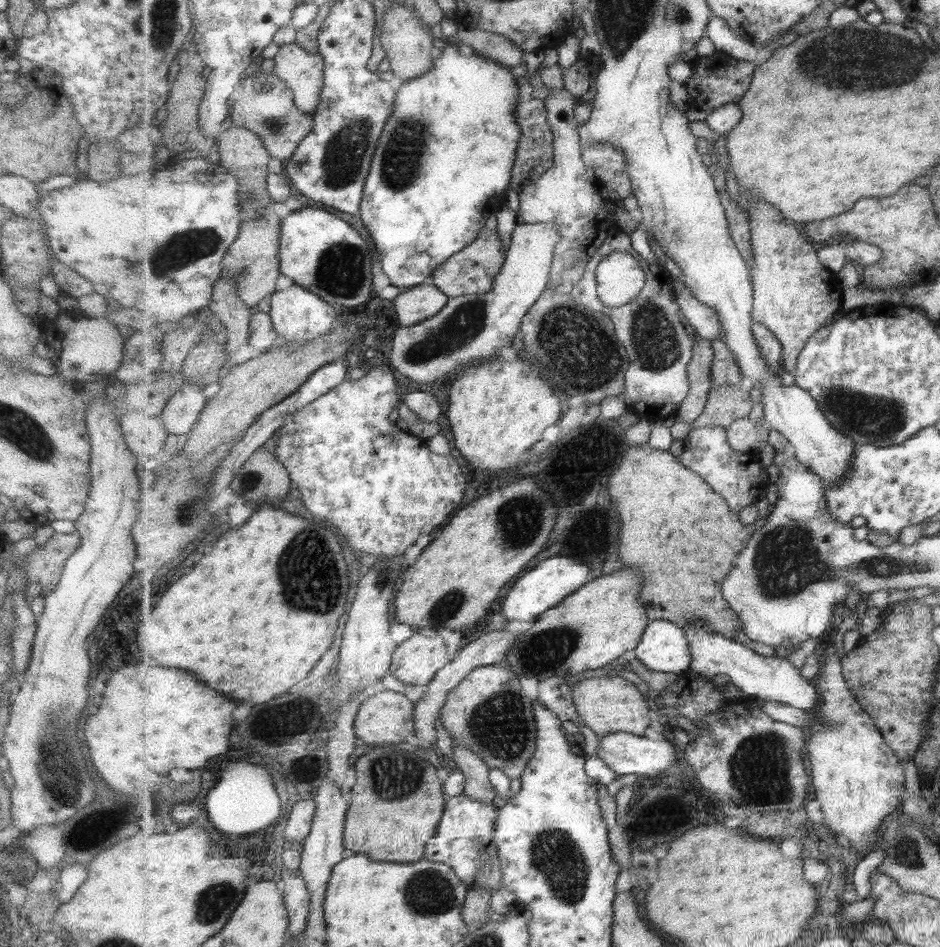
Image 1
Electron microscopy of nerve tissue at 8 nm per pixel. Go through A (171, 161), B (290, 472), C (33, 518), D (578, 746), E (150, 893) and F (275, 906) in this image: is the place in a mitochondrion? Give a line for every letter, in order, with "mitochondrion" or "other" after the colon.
A: other
B: other
C: other
D: other
E: other
F: other

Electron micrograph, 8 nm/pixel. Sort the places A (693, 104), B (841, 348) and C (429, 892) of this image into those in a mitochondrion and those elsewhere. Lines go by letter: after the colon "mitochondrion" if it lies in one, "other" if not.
A: other
B: other
C: mitochondrion

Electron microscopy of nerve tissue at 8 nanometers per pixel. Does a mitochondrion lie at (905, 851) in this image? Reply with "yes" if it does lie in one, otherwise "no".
yes

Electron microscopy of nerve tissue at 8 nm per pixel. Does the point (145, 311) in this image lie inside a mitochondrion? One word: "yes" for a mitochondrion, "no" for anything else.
no

